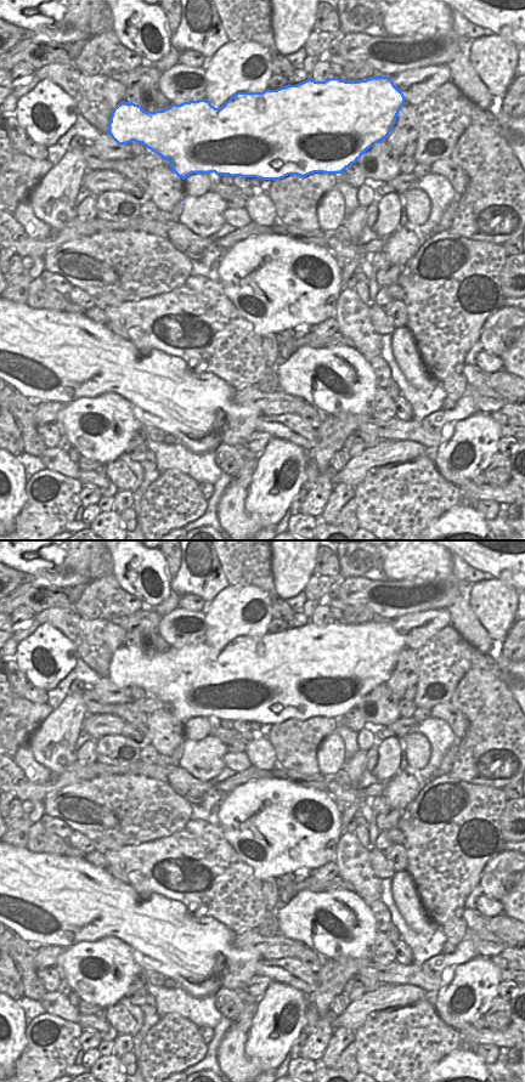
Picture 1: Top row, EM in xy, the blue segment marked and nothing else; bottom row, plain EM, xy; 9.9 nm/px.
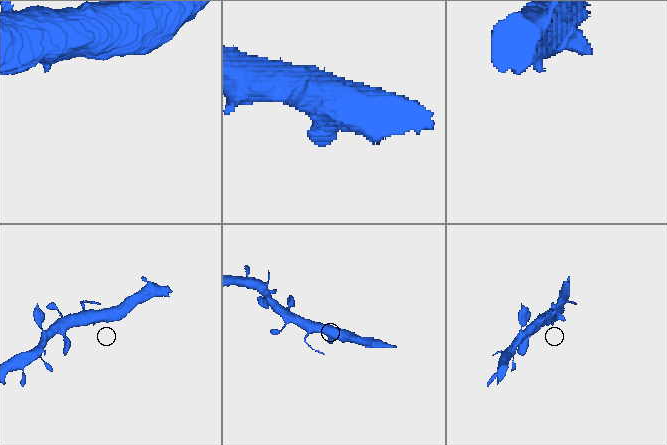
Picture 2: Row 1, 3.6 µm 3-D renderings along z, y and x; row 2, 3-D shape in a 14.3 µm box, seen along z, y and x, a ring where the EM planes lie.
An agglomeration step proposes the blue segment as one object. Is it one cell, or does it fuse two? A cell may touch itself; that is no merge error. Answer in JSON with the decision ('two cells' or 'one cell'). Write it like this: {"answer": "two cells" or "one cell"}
{"answer": "two cells"}

